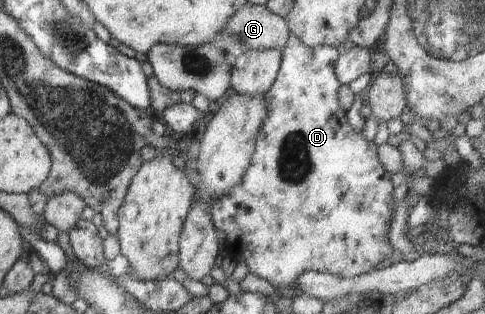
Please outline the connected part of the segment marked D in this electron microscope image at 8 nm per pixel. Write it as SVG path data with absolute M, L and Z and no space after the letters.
M289 34L287 44L285 44L285 48L281 52L279 74L269 92L264 96L267 103L267 115L256 139L251 166L245 170L245 176L241 180L241 184L237 184L229 196L223 196L219 202L210 206L213 225L217 230L220 229L227 235L225 248L229 250L228 253L232 255L233 260L237 263L244 262L249 273L257 274L257 277L268 281L277 290L279 287L282 289L295 288L297 286L295 280L303 272L328 273L334 276L343 276L343 278L360 276L361 274L372 272L378 264L396 256L388 240L390 233L389 218L391 218L393 210L394 187L391 182L392 175L385 171L379 161L379 156L377 155L378 146L353 131L347 120L346 113L339 104L338 93L342 85L335 75L335 68L337 68L341 51L328 45L311 48L305 46L295 34Z

